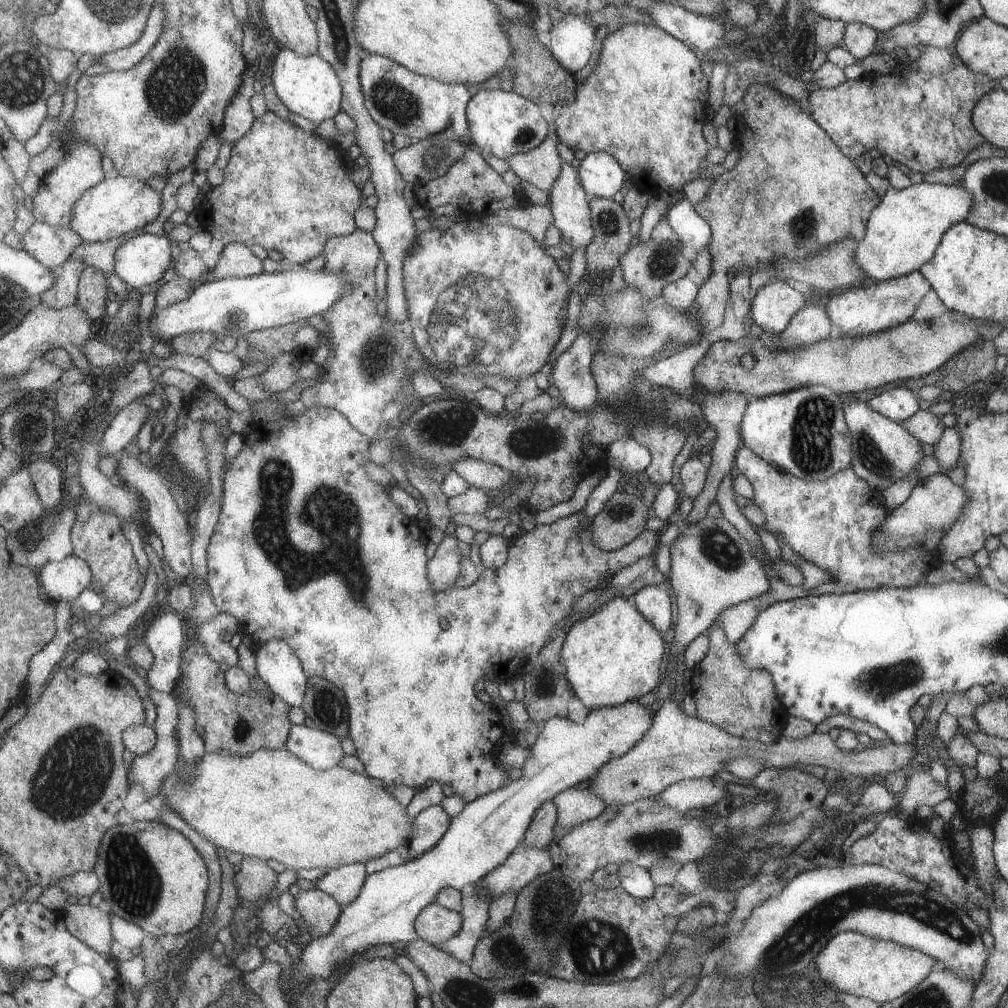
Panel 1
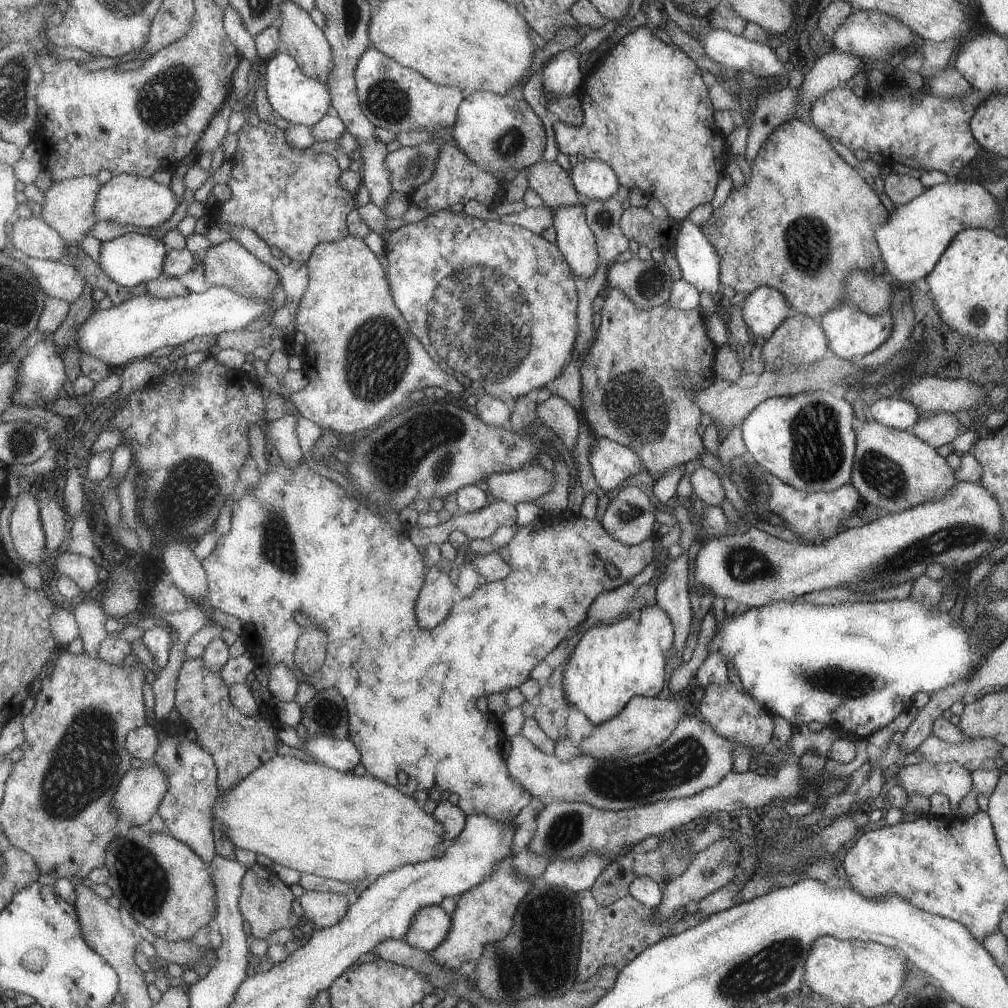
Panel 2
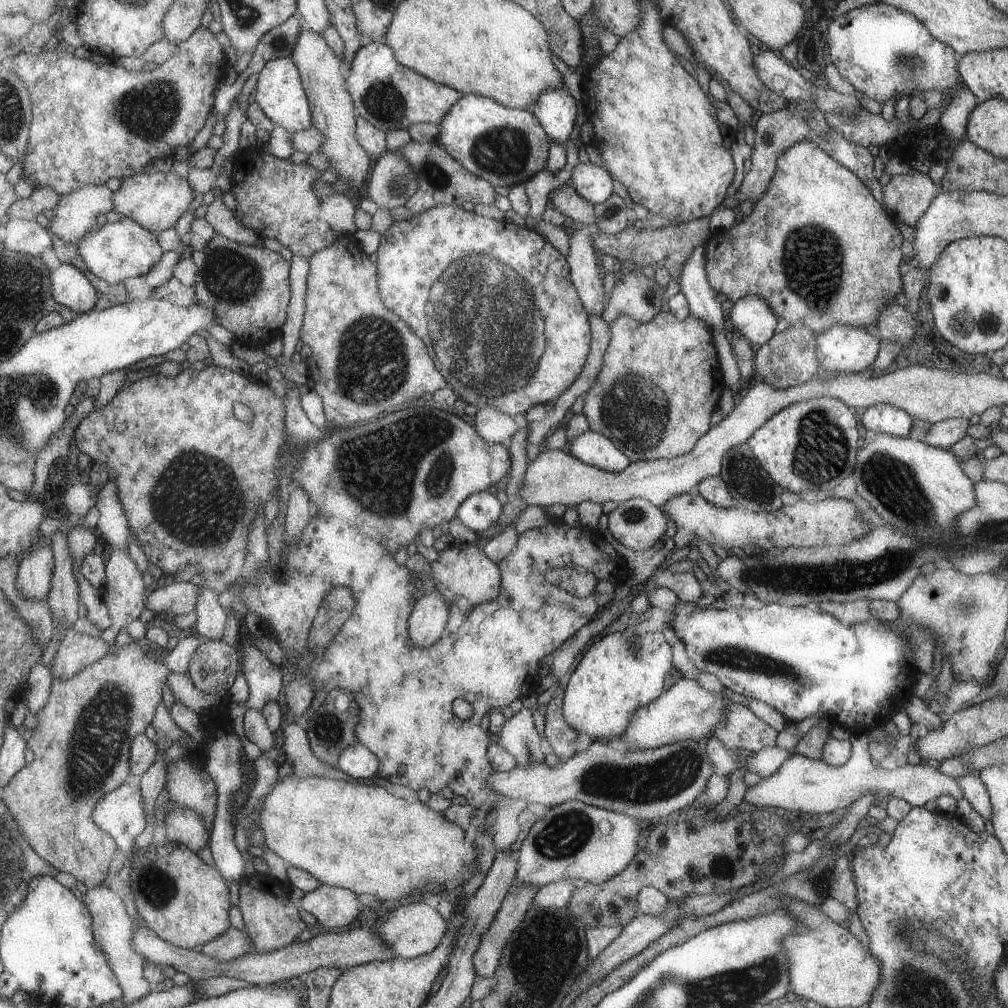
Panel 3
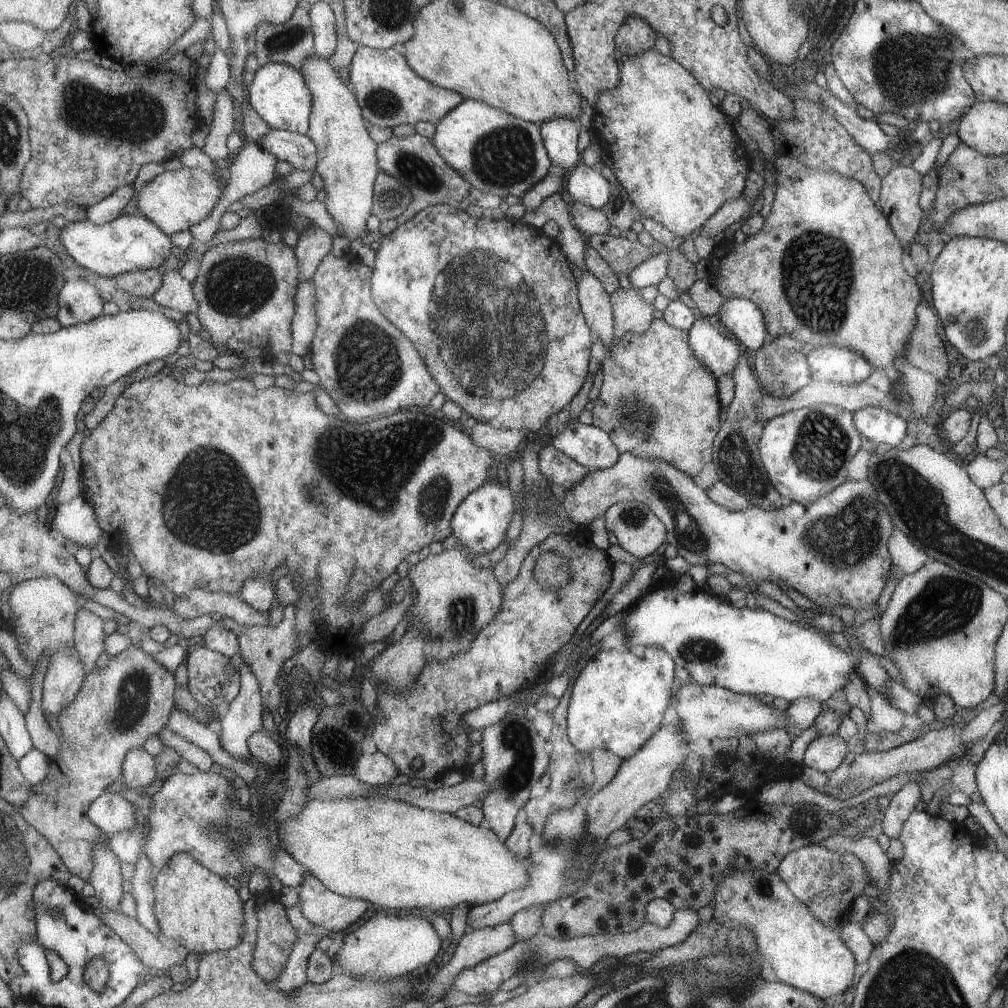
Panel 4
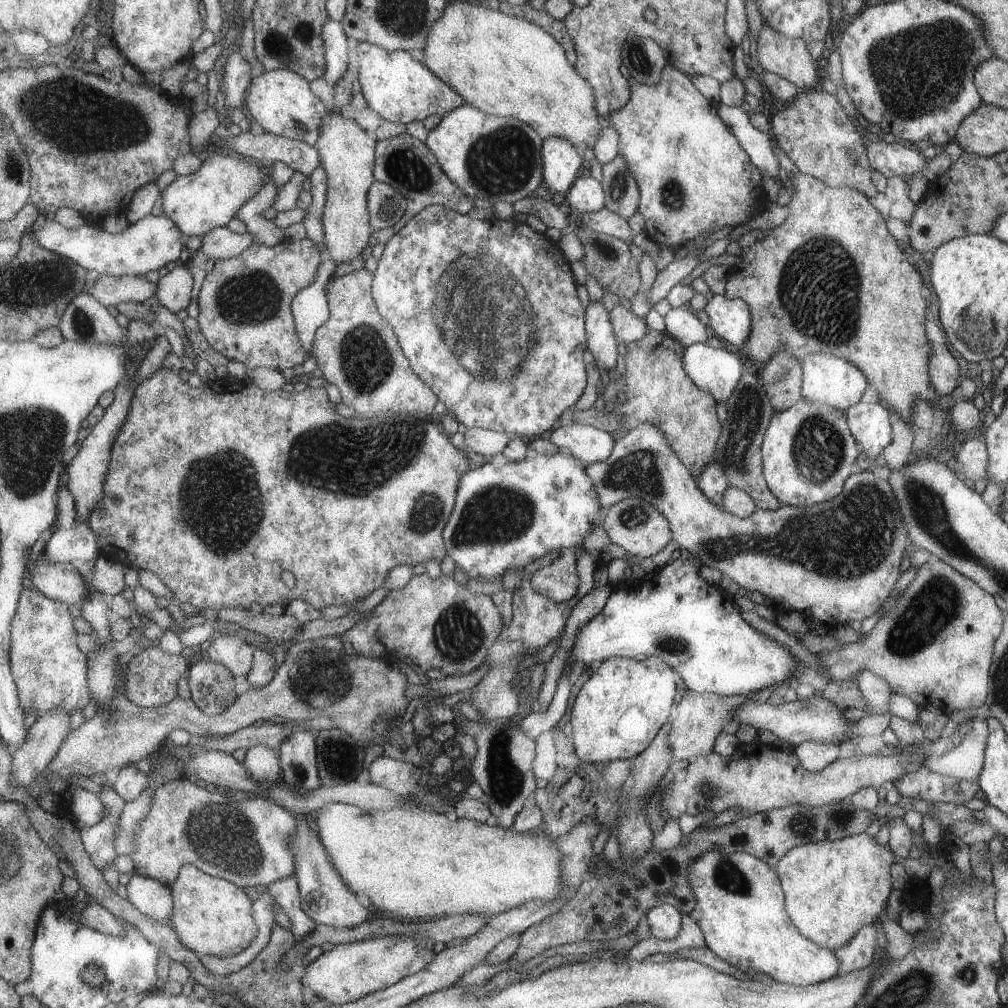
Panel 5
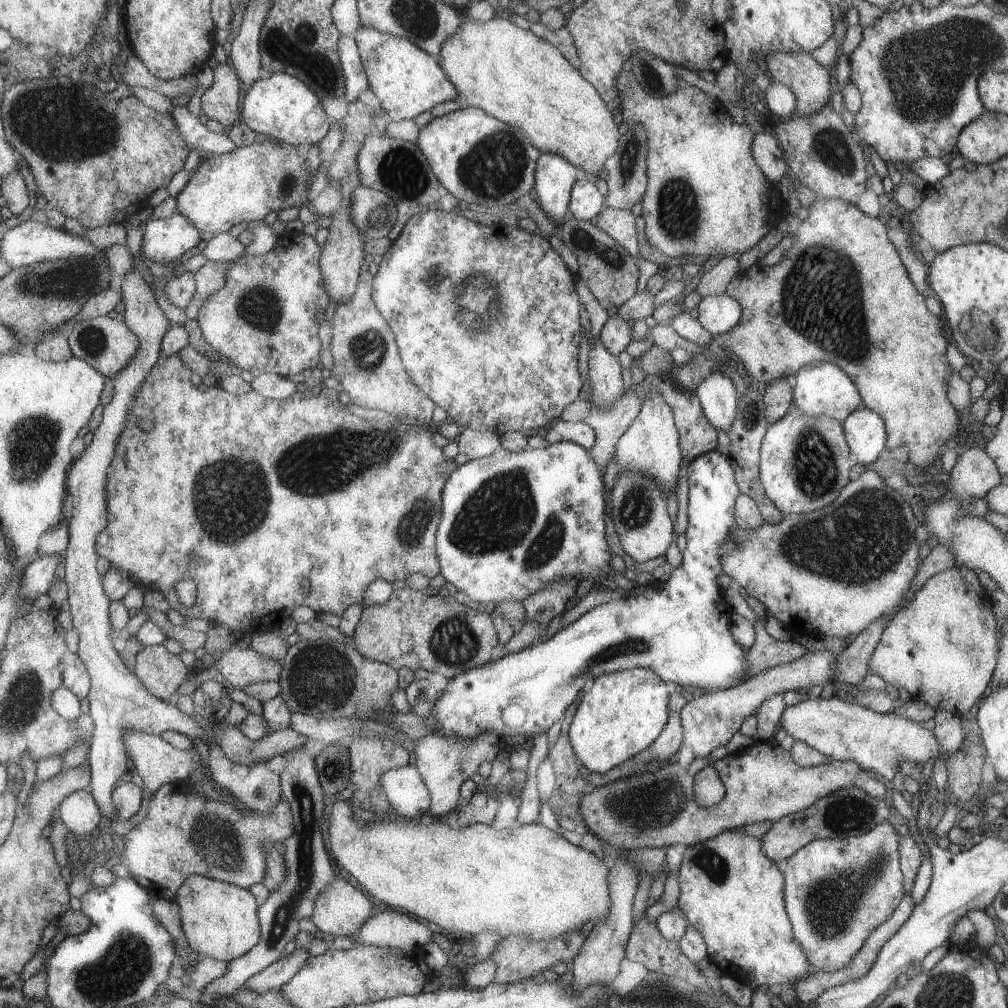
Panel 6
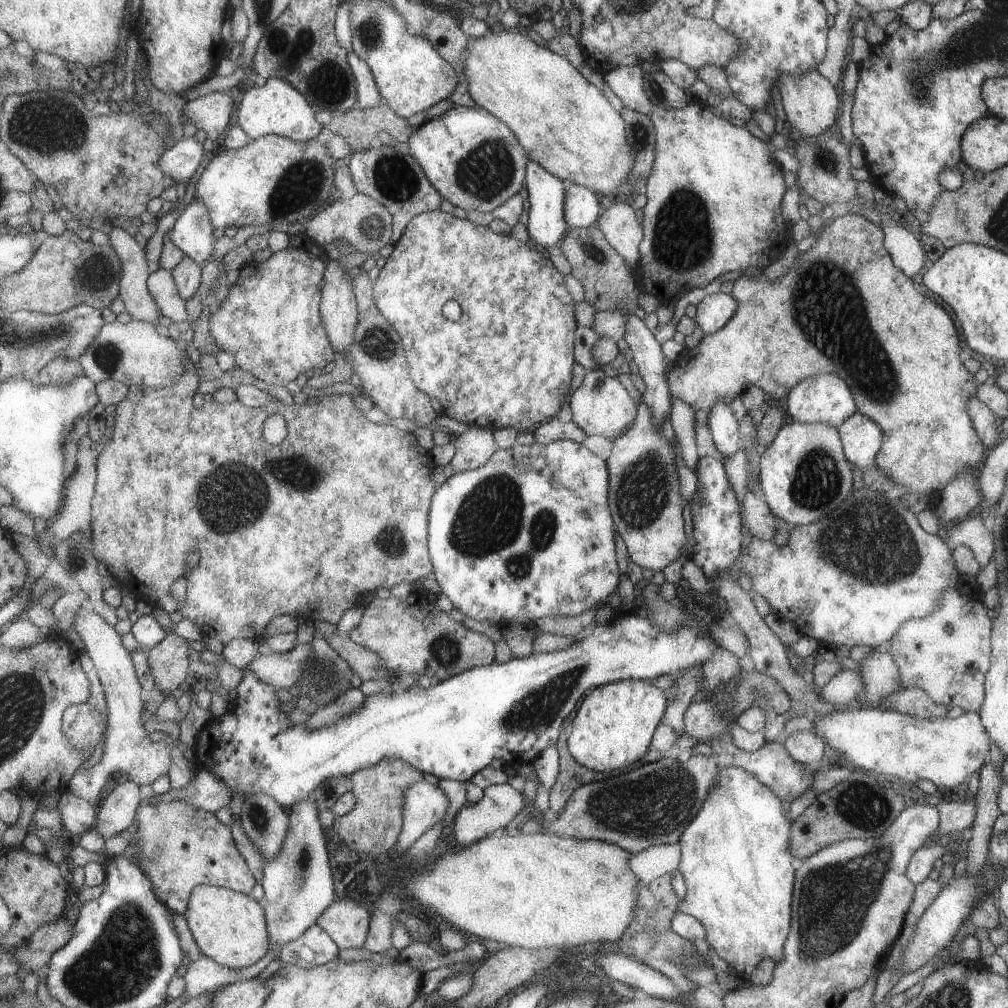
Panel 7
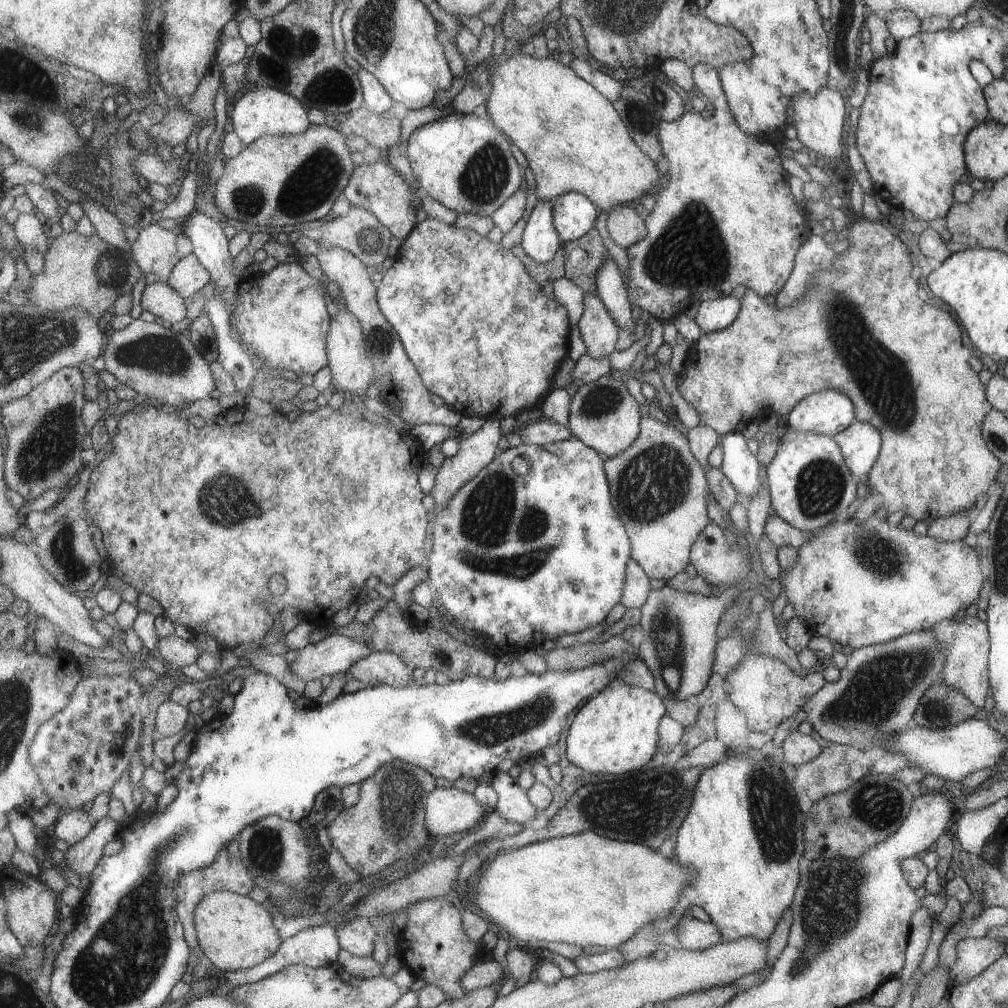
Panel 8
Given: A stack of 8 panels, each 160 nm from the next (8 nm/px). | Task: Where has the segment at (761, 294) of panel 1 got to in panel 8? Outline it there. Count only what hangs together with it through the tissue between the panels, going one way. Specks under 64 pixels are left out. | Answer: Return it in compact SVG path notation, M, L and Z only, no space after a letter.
M731 295L711 300L702 299L697 305L694 321L703 333L727 328L740 312L740 302Z

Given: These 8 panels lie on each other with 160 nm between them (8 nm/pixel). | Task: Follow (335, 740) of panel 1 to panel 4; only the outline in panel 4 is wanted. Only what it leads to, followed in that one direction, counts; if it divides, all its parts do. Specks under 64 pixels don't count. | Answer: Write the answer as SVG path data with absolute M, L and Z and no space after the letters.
M379 751L361 753L355 761L354 770L352 775L355 779L377 787L389 785L399 772L396 764L393 764L388 756Z

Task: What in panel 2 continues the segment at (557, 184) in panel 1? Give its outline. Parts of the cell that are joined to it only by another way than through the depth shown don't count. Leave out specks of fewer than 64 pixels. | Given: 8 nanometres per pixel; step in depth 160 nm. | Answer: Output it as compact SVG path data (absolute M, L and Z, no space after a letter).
M583 205L557 206L552 211L555 244L564 254L574 276L593 276L599 263L596 238L585 221Z

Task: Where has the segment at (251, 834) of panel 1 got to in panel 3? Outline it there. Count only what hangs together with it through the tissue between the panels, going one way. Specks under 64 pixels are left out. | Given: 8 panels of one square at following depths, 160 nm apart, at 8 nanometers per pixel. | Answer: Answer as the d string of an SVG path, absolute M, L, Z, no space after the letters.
M291 774L288 778L282 781L277 781L273 784L269 794L262 796L259 822L265 834L265 845L271 849L275 854L280 856L285 863L296 866L297 868L313 873L323 885L331 885L332 887L341 887L342 889L352 890L358 895L369 897L372 904L379 904L380 906L391 906L393 904L401 903L402 899L410 899L411 894L416 894L416 889L421 889L424 885L431 885L436 883L443 888L451 885L463 885L478 868L475 864L476 853L475 848L471 843L465 842L463 839L464 830L457 826L454 822L449 822L440 812L430 809L427 804L421 801L407 802L403 799L393 797L390 791L383 787L374 784L373 782L357 782L353 780L337 780L326 779L322 776L307 777L301 779L295 774Z

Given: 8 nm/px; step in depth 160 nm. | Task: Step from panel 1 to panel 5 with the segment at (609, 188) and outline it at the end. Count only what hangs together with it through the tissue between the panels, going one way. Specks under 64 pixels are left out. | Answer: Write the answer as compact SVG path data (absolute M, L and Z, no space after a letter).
M579 176L566 197L571 210L580 214L600 211L604 207L603 186L590 176Z

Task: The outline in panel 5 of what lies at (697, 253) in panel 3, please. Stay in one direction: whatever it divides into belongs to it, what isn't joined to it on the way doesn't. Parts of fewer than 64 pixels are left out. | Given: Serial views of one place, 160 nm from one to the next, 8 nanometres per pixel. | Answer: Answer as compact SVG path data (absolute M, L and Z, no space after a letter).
M697 342L685 347L683 367L693 384L711 394L719 403L727 401L747 364L729 347L711 348Z

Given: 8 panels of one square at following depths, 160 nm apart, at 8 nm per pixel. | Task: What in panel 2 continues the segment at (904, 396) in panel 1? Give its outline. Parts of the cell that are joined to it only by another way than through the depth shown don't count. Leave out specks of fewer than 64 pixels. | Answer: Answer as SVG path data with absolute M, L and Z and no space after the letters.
M895 394L874 402L869 408L868 418L884 426L910 432L917 420L915 407L911 402Z

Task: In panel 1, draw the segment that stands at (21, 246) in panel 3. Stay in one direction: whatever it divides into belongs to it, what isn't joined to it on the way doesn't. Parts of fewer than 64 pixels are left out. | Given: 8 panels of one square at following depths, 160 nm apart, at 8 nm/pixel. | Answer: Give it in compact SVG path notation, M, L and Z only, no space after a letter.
M36 223L24 234L23 249L43 266L57 269L70 259L75 248L85 240L71 229L52 226L48 223Z

